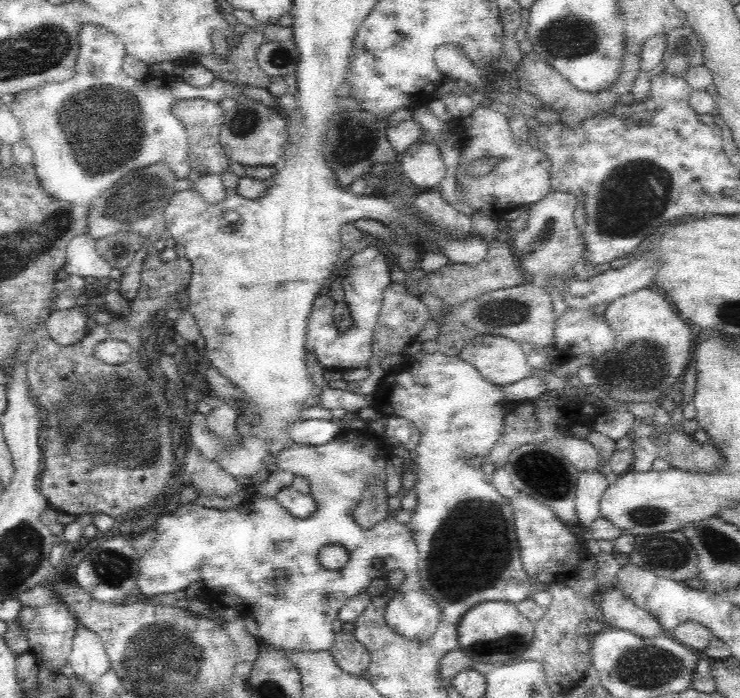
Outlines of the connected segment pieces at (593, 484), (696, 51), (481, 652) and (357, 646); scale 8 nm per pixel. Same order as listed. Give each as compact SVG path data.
M586 470L578 476L576 514L584 530L590 530L590 526L600 516L600 502L606 490L608 490L608 480L600 470L592 470L592 472Z
M688 24L668 34L664 66L674 76L682 76L694 66L704 66L704 46Z
M480 602L470 612L466 612L458 626L458 648L466 650L474 660L486 662L486 666L506 666L510 664L508 660L516 662L514 658L522 656L522 652L530 648L534 640L534 628L536 626L530 624L530 620L524 618L518 612L518 606L512 602Z
M340 632L336 634L336 642L334 646L330 648L330 652L334 654L338 666L348 672L348 674L354 674L354 676L360 676L368 670L370 662L372 662L372 654L370 650L360 644L354 634L350 632Z

